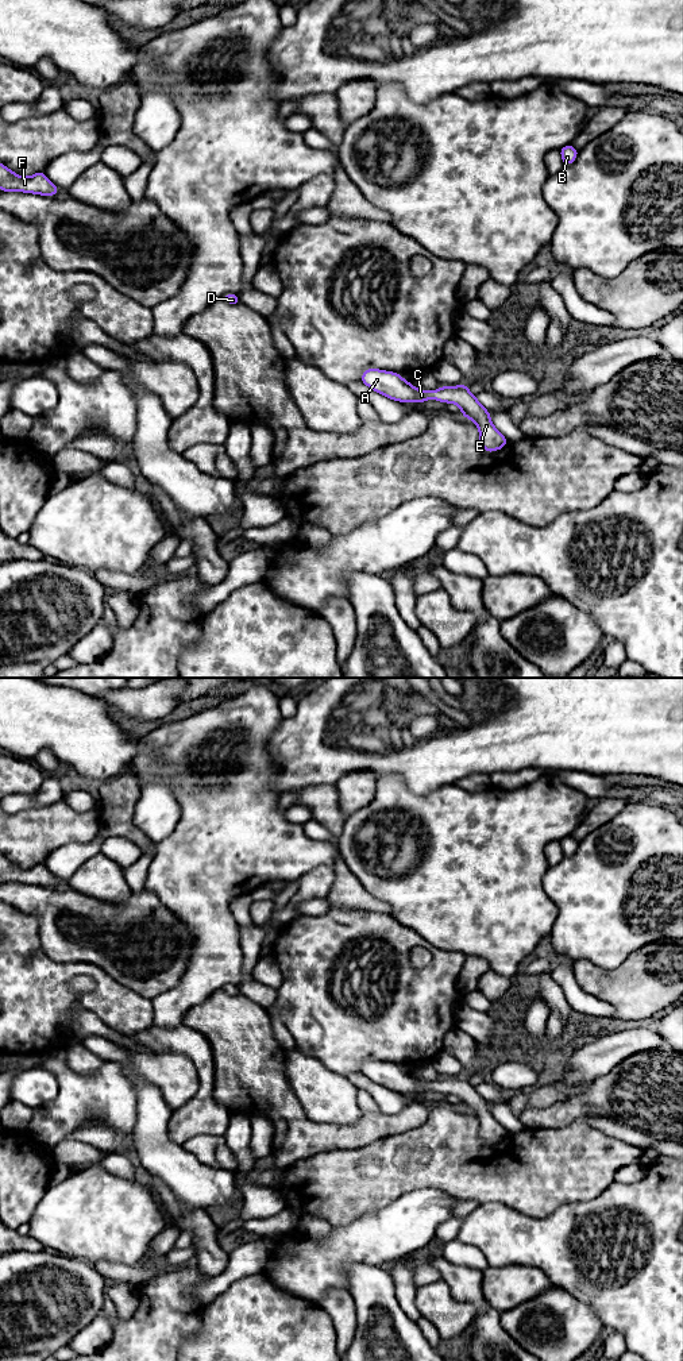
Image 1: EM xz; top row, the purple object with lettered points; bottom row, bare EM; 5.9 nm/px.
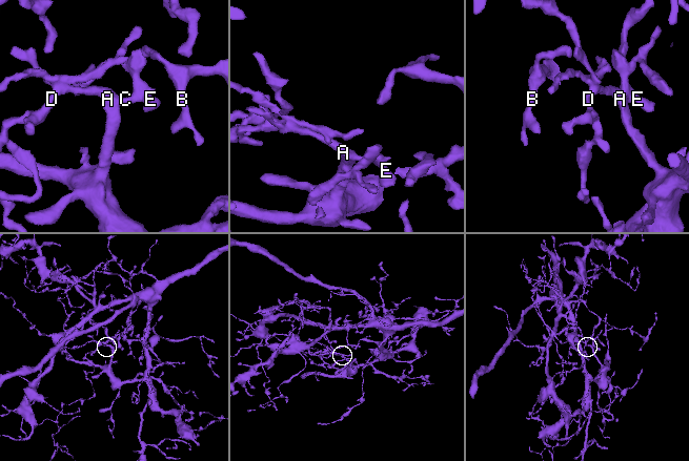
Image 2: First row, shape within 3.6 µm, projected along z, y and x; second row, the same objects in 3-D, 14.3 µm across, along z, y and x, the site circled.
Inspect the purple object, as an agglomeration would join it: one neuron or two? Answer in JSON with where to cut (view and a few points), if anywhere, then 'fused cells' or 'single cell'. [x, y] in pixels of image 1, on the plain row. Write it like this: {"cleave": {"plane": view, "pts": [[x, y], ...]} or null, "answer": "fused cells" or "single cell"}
{"cleave": null, "answer": "single cell"}

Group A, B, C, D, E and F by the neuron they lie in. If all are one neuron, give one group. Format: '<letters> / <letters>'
A B C D E F

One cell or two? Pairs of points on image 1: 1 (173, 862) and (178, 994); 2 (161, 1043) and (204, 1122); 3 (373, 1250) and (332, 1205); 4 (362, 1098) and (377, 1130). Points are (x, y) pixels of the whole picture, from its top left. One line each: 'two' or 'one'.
1: one
2: one
3: two
4: two

